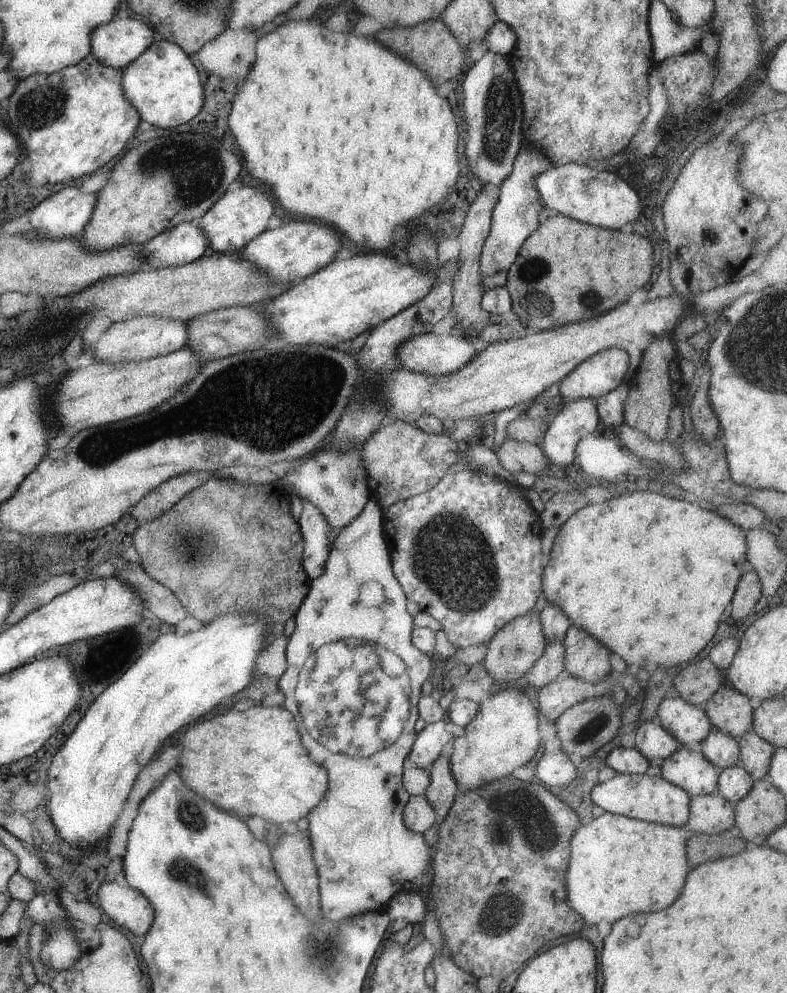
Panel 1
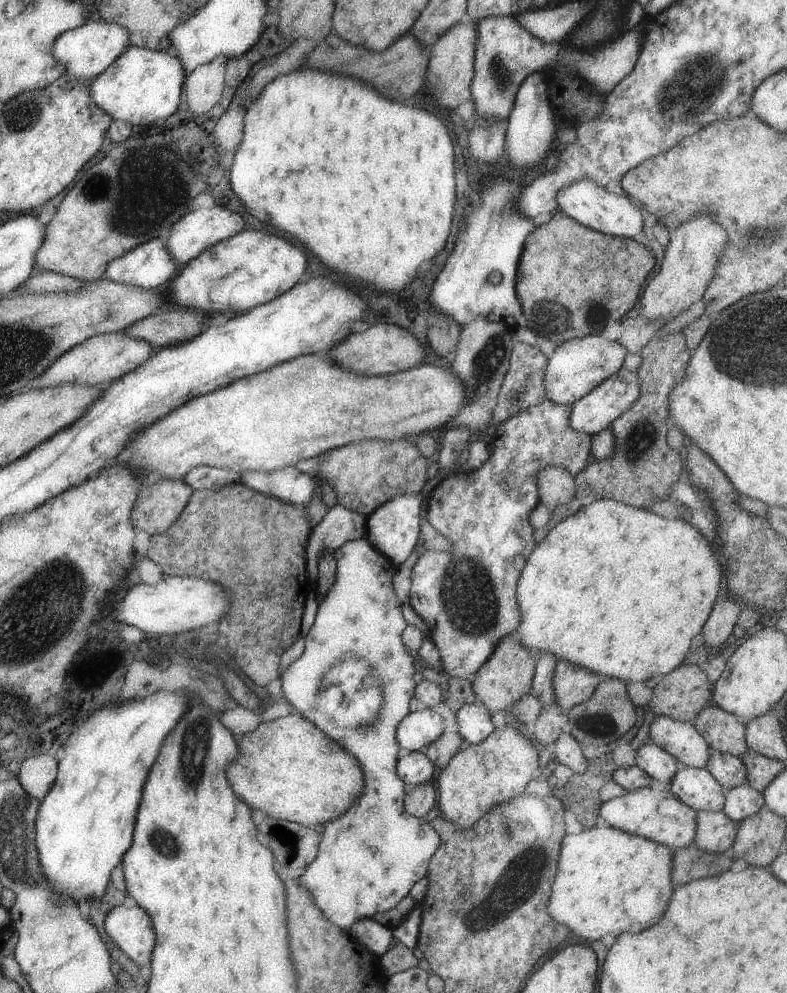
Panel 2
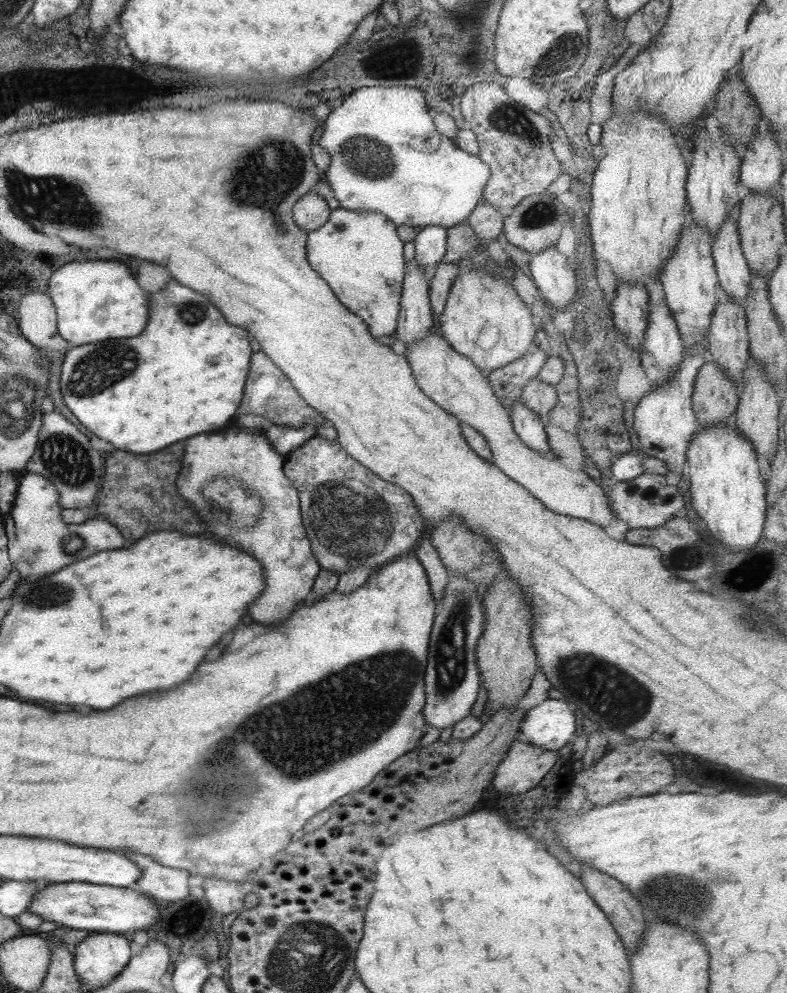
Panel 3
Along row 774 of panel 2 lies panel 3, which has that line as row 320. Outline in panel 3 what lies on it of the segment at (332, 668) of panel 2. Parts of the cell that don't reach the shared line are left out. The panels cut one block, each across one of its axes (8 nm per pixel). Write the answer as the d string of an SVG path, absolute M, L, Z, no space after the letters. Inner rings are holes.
M331 209L323 226L306 233L306 259L311 270L324 280L337 301L360 318L372 338L394 335L400 309L402 281L406 264L401 253L404 242L399 240L396 226L384 215L370 210Z

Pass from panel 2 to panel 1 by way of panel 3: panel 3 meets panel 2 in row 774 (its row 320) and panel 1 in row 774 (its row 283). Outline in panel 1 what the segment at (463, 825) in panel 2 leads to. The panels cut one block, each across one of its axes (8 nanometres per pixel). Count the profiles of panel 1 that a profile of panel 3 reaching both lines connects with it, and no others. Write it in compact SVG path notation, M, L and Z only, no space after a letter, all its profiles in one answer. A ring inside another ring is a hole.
M511 686L502 688L497 694L490 694L488 698L478 703L477 713L464 727L465 732L460 738L451 741L452 752L448 757L450 772L453 774L457 787L460 789L477 789L481 784L511 774L516 767L525 765L538 750L540 737L538 734L537 710L531 700L519 690Z

